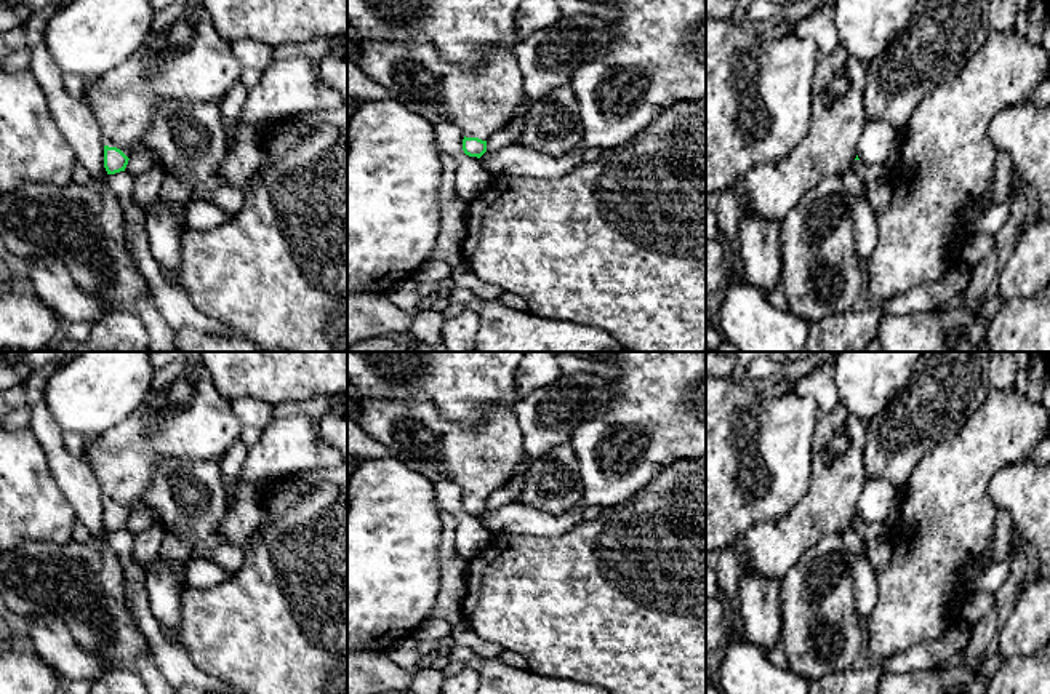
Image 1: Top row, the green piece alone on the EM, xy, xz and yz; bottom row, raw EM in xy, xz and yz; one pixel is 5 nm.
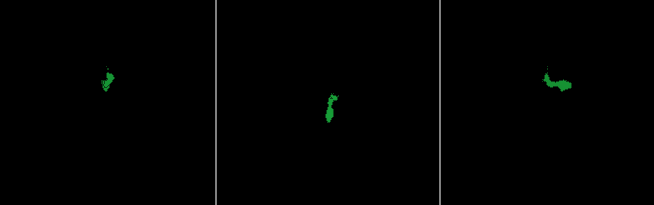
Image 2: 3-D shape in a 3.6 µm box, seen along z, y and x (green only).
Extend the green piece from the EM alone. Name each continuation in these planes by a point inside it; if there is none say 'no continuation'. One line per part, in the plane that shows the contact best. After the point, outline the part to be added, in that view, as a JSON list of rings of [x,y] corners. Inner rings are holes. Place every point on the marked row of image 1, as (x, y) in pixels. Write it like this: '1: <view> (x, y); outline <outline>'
1: xy (183, 59); outline [[[198,0],[158,10],[144,45],[102,78],[85,80],[82,102],[94,114],[102,144],[120,149],[128,158],[152,125],[154,114],[166,102],[218,102],[240,78],[243,67],[232,53],[232,42],[213,29]]]

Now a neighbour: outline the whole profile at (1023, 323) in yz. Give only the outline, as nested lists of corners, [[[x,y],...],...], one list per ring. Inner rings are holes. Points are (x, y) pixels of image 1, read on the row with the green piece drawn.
[[[1050,283],[1031,297],[1005,302],[988,325],[988,352],[1050,352]]]

